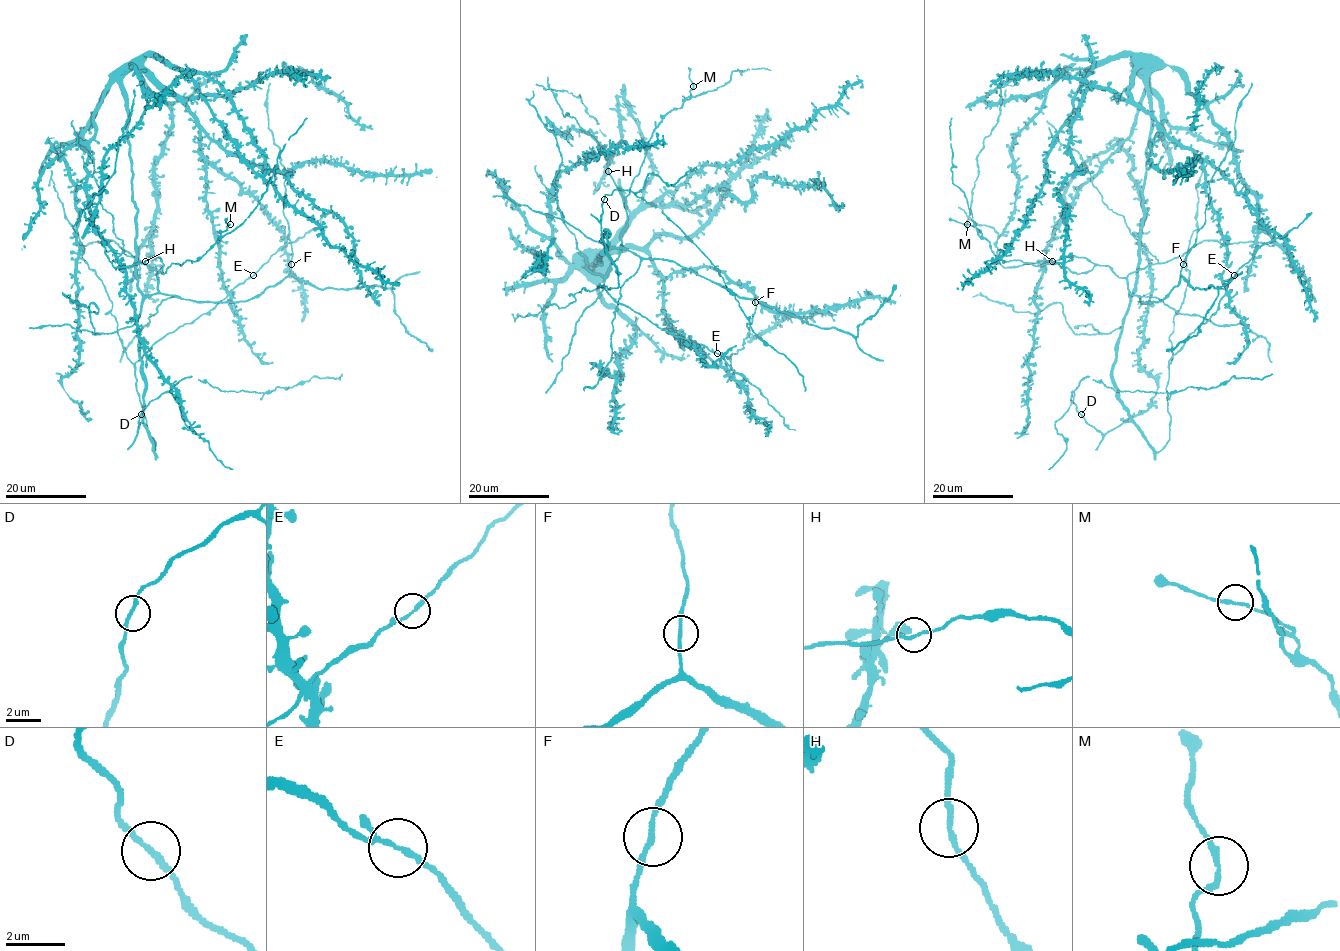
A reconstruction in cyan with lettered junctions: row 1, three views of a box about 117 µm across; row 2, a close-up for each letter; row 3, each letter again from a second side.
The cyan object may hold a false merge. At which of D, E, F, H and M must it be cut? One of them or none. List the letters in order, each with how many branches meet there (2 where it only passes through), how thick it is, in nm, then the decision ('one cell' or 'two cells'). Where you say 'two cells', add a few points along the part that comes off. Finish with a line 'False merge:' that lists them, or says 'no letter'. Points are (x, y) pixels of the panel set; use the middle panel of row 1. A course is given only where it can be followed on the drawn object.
D: 2 branches meet; 190 nm thick; one cell
E: 2 branches meet; 170 nm thick; one cell
F: 2 branches meet; 180 nm thick; one cell
H: 2 branches meet; 180 nm thick; one cell
M: 2 branches meet; 180 nm thick; one cell
False merge: no letter

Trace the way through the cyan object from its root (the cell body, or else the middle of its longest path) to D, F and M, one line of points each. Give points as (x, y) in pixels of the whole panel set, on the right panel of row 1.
D: (1143, 212), (1136, 290), (1123, 322), (1112, 370), (1116, 397), (1130, 419), (1101, 433), (1081, 414)
F: (1143, 212), (1136, 290), (1129, 295), (1135, 294), (1140, 301), (1160, 301), (1179, 283), (1183, 264)
M: (1143, 212), (1130, 296), (1127, 281), (1108, 266), (1073, 273), (1057, 264), (1001, 261), (967, 224)

